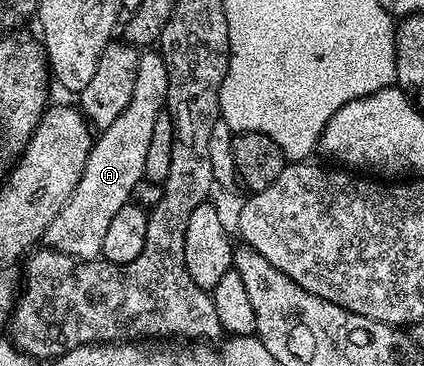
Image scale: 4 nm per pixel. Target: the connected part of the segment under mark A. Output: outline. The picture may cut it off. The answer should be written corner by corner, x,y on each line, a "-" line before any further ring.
145,50
140,57
138,77
134,77
134,97
130,97
130,105
118,113
114,125
99,132
86,161
82,181
78,181
78,189
74,189
62,213
58,213
58,217
50,221
50,229
46,229
43,242
51,250
74,255
80,261
101,258
102,240
106,237
106,229
114,213
130,202
134,185
144,178
146,148
154,134
154,121
158,121
167,102
168,70
164,59
159,50

